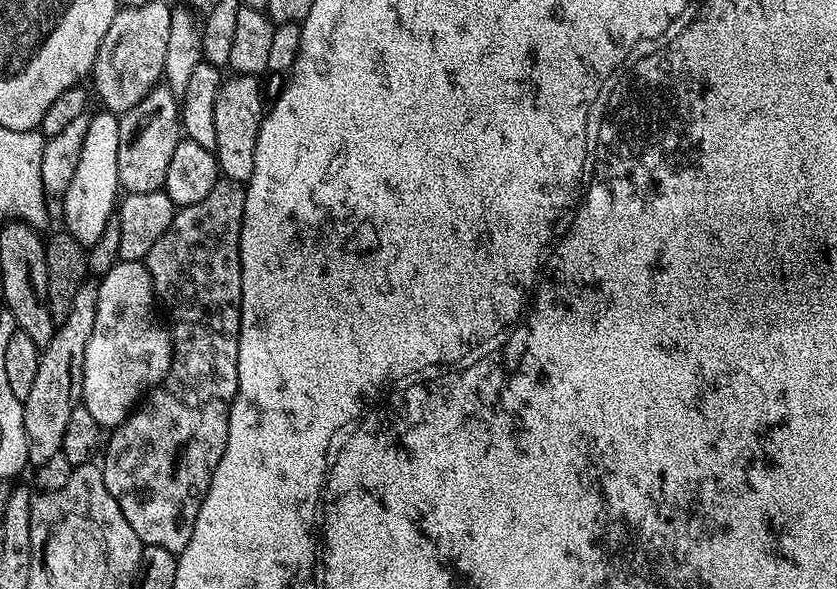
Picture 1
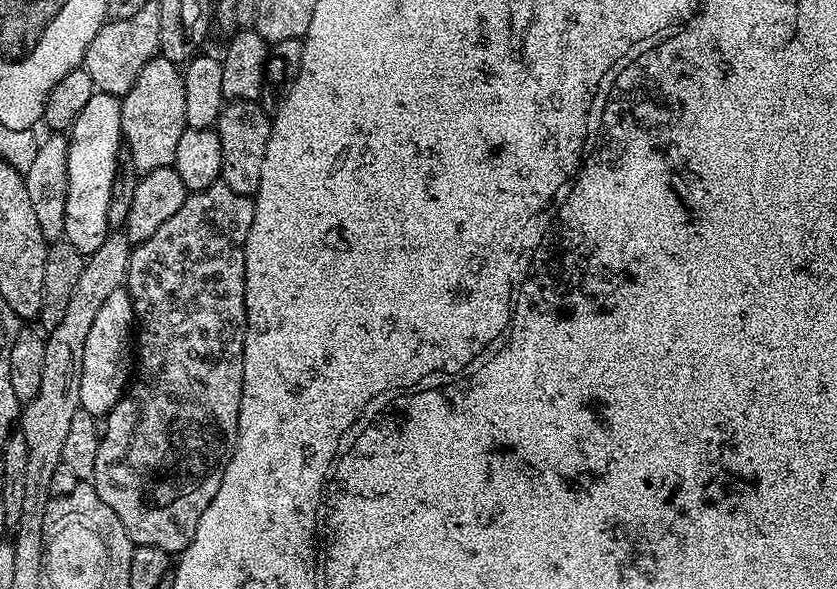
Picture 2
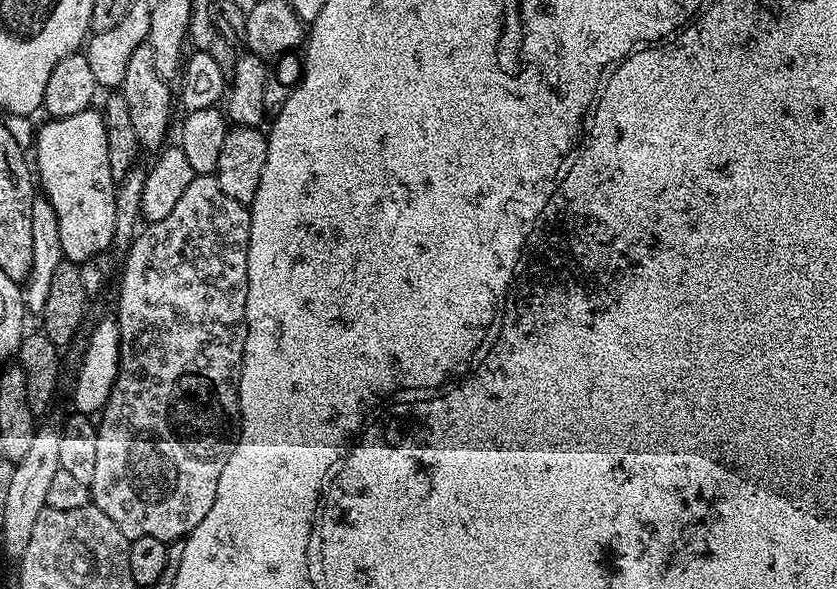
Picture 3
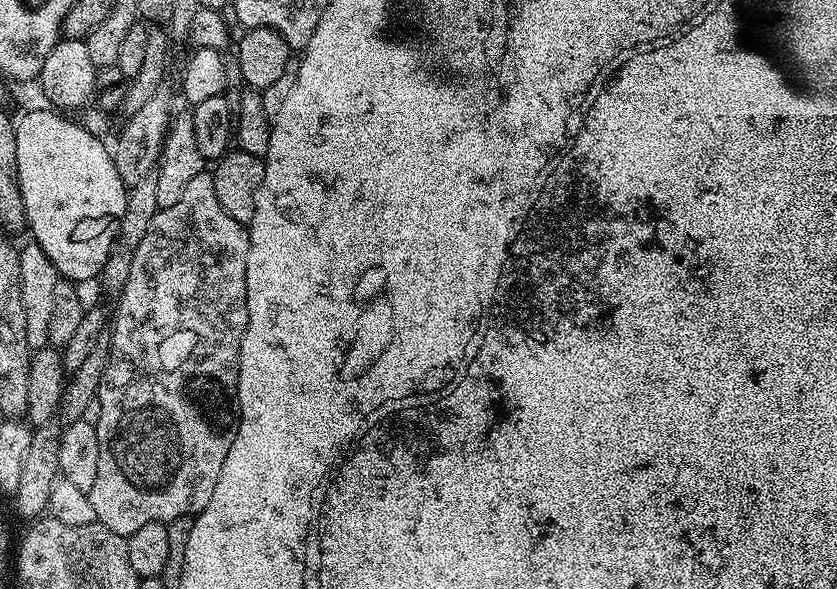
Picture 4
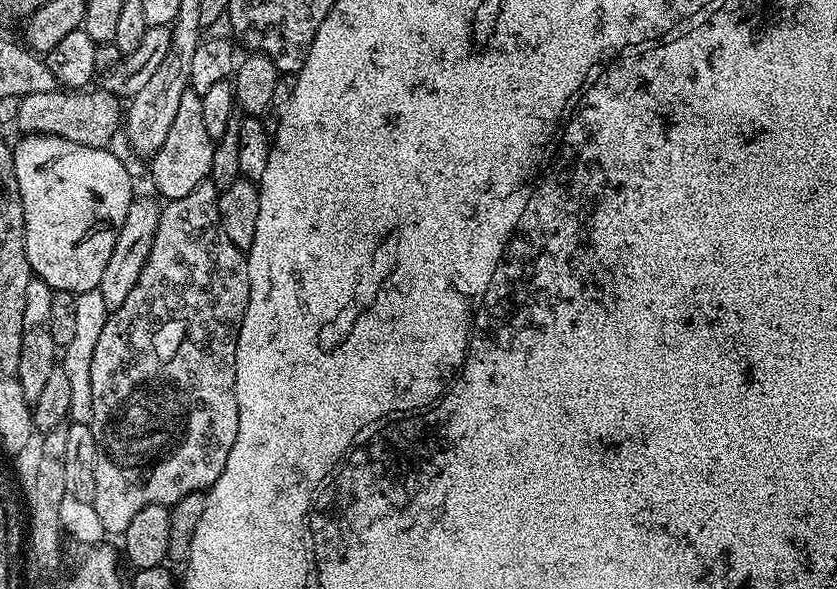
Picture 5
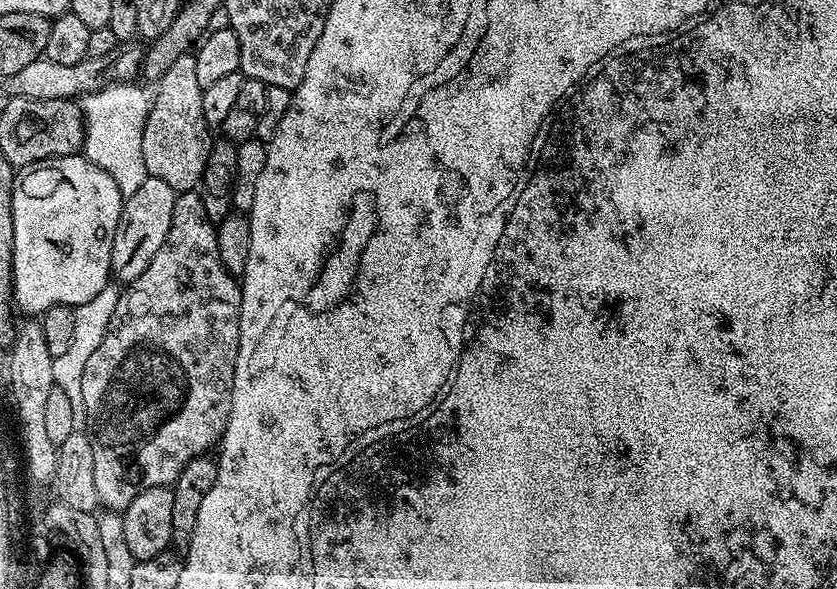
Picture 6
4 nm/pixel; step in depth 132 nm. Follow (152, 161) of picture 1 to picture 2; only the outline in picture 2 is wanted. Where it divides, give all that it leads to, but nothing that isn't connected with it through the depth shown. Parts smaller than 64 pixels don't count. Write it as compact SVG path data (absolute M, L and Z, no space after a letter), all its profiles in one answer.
M157 54L153 60L146 62L142 70L138 70L138 78L134 86L120 100L120 134L126 156L129 156L131 167L143 174L159 168L170 168L174 162L174 150L178 150L178 138L182 138L186 127L186 90L184 89L184 73L174 62Z

